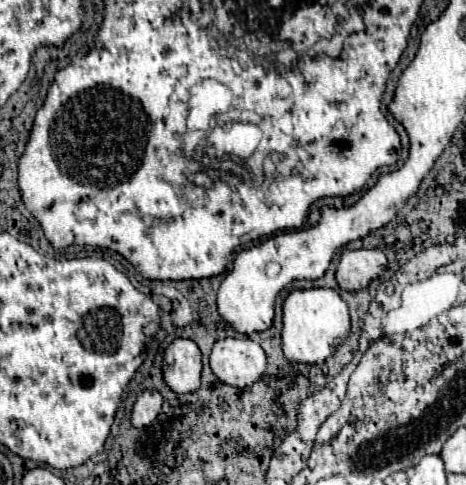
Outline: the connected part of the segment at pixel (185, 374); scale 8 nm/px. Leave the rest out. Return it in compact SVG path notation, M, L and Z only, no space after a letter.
M176 338L164 350L164 360L162 360L164 382L176 394L198 390L200 372L202 372L202 354L192 340Z

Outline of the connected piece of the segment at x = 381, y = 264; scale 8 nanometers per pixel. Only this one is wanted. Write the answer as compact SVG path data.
M358 248L344 250L340 254L340 262L336 268L336 280L342 290L358 292L370 284L370 280L378 278L386 270L386 256L378 248Z

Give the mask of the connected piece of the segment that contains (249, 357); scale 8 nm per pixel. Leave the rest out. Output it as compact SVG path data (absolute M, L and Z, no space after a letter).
M222 338L212 346L210 368L220 382L244 388L262 376L266 354L250 338Z

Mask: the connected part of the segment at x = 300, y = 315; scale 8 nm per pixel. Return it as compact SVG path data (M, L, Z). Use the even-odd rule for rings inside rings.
M332 288L292 290L282 302L282 350L288 360L304 364L320 364L350 332L350 316L346 302Z

